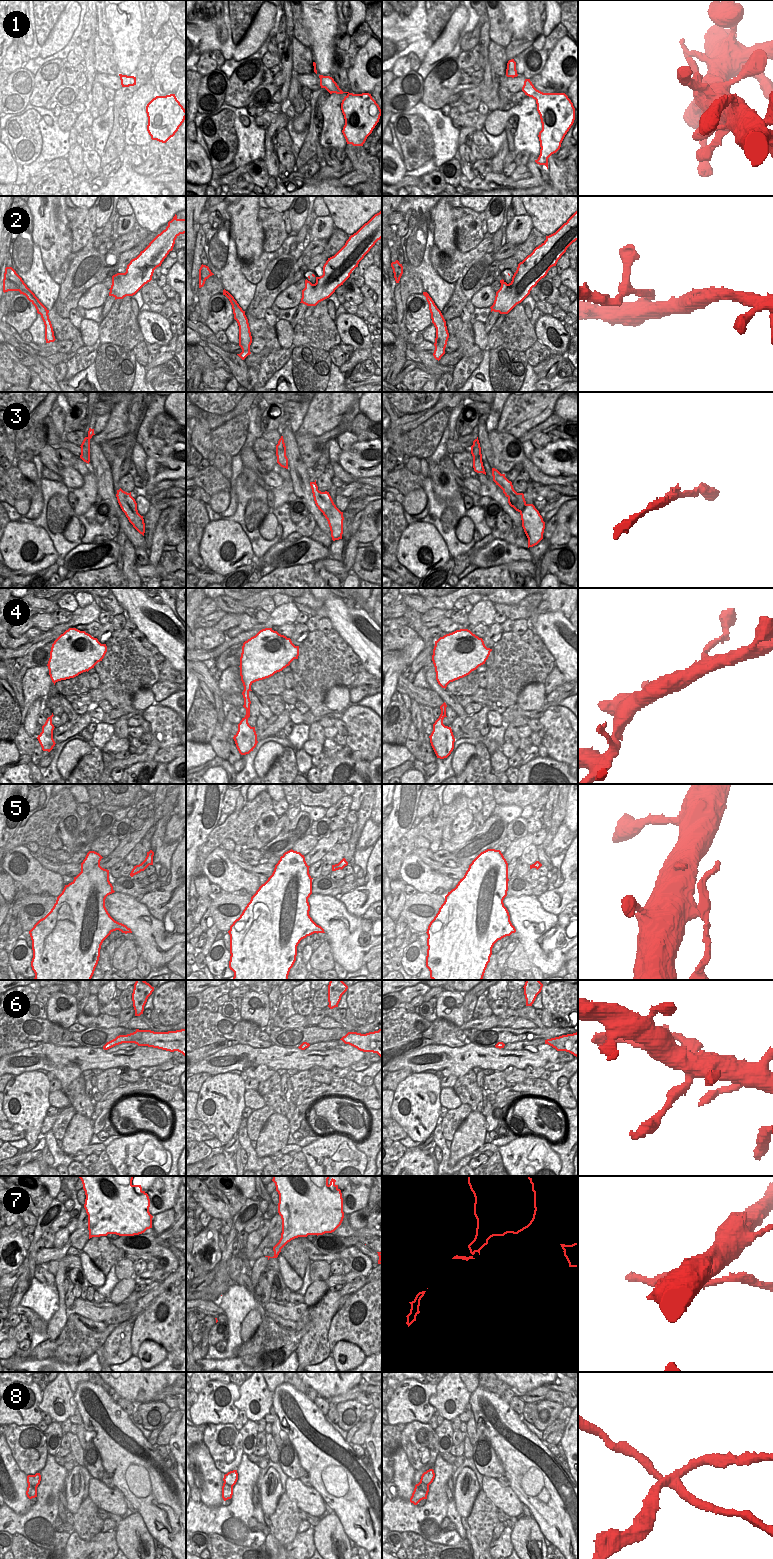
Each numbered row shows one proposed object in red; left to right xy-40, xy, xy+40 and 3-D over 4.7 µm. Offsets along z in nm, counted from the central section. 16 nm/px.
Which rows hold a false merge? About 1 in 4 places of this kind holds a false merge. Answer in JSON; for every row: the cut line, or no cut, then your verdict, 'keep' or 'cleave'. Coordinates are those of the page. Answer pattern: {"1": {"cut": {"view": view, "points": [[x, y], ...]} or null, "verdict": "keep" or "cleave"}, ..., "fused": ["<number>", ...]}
{"1": {"cut": null, "verdict": "keep"}, "2": {"cut": {"view": "xy", "points": [[239, 344], [250, 353]]}, "verdict": "cleave"}, "3": {"cut": {"view": "xy", "points": [[334, 504], [334, 509], [327, 520]]}, "verdict": "cleave"}, "4": {"cut": null, "verdict": "keep"}, "5": {"cut": null, "verdict": "keep"}, "6": {"cut": null, "verdict": "keep"}, "7": {"cut": {"view": "xy", "points": [[273, 1256], [276, 1257]]}, "verdict": "cleave"}, "8": {"cut": {"view": "xy-40", "points": [[28, 1484], [36, 1487]]}, "verdict": "cleave"}, "fused": ["2", "3", "7", "8"]}

